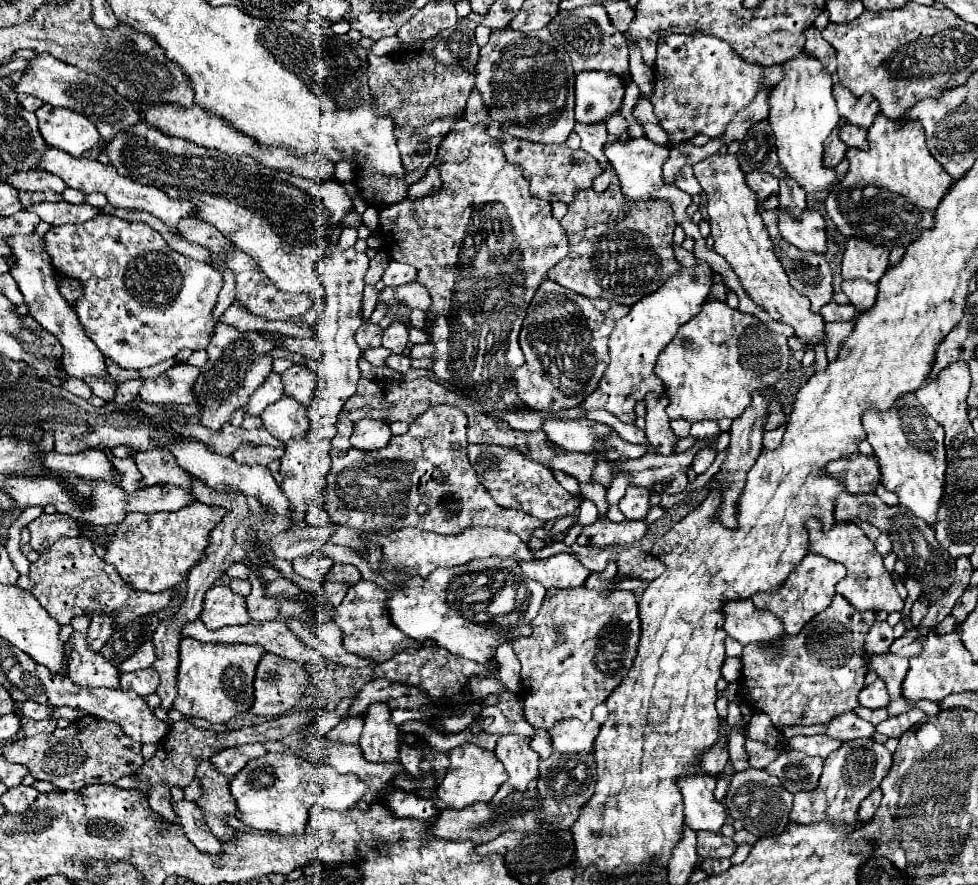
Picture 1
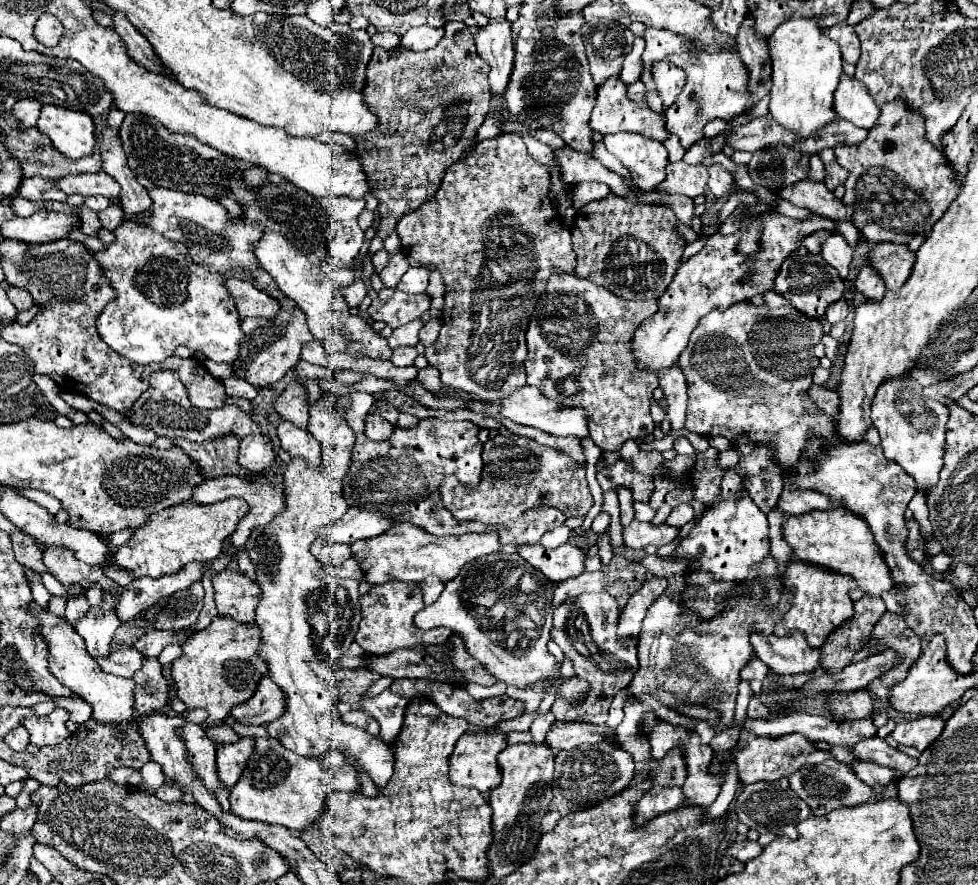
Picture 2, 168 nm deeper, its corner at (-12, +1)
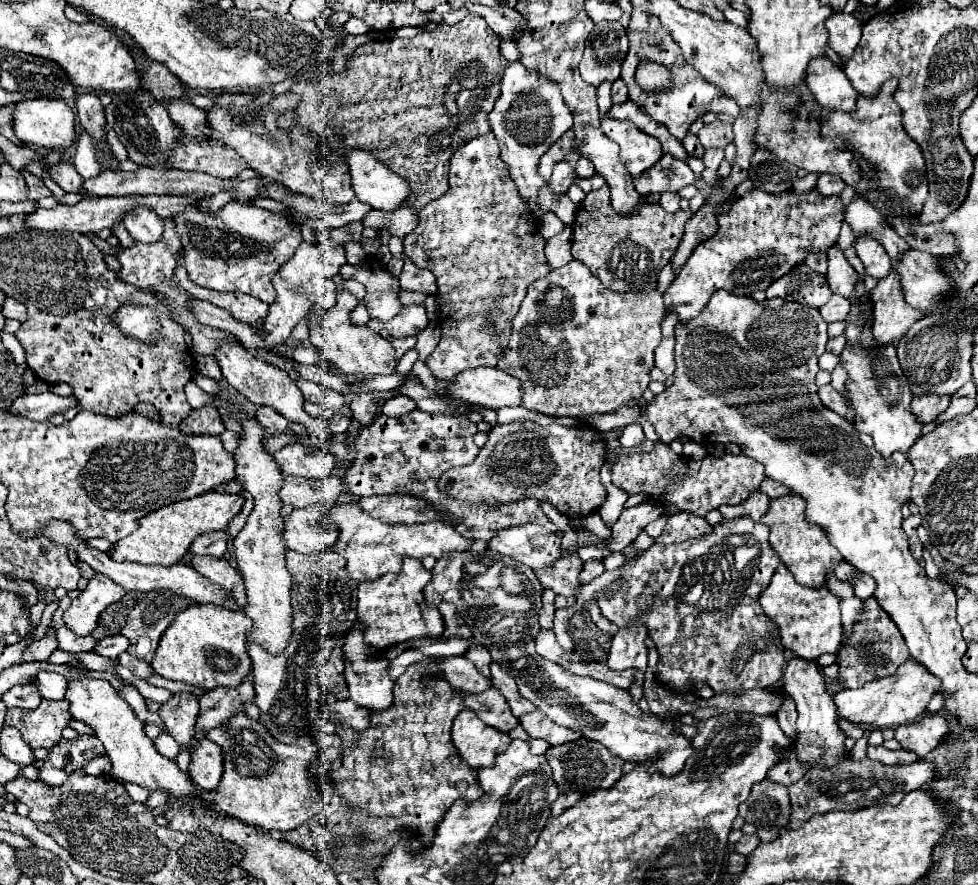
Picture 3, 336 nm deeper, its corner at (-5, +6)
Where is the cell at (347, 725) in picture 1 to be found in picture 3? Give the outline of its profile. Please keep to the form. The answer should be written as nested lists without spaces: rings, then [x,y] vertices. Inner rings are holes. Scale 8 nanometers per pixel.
[[[345,701],[345,703],[337,705],[337,719],[345,721],[347,725],[351,725],[357,731],[363,731],[371,723],[371,713],[365,707],[359,707],[351,701]]]

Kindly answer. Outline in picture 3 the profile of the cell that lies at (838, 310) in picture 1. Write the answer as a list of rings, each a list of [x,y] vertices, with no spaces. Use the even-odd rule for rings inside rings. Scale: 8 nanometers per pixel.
[[[833,295],[821,309],[819,309],[821,317],[827,321],[827,323],[833,323],[833,321],[845,321],[847,313],[849,313],[849,299],[845,297],[839,297],[839,295]]]

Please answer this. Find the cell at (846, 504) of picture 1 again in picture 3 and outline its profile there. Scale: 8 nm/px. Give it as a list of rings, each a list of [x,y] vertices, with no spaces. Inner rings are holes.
[[[765,479],[765,483],[761,485],[761,493],[769,495],[771,499],[777,499],[777,497],[781,497],[781,495],[791,495],[789,487],[779,485],[779,483],[775,483],[773,479]]]

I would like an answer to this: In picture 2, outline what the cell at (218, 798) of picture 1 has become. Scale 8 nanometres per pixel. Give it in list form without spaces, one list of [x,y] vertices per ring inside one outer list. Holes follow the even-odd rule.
[[[186,722],[182,728],[178,728],[178,736],[184,740],[186,756],[196,774],[204,780],[204,786],[210,792],[220,788],[222,782],[218,780],[216,772],[216,744],[206,736],[206,730],[198,724]]]

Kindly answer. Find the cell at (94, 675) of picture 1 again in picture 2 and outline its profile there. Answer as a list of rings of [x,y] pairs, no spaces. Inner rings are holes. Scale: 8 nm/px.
[[[110,590],[102,592],[102,604],[100,608],[90,608],[76,624],[74,630],[84,638],[86,650],[92,654],[92,658],[108,656],[110,654],[110,640],[120,626],[120,620],[114,612],[114,606],[118,604],[120,594]]]

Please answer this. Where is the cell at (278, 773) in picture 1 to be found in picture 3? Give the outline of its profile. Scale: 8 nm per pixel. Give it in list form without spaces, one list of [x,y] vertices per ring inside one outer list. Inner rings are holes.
[[[245,713],[231,717],[229,723],[219,729],[211,729],[207,733],[207,737],[211,741],[215,741],[217,745],[221,745],[223,759],[225,759],[225,771],[223,771],[221,783],[213,795],[213,805],[217,811],[221,811],[229,817],[241,819],[243,823],[259,825],[265,831],[271,831],[271,829],[291,831],[291,829],[297,829],[299,825],[303,825],[309,817],[321,813],[325,805],[329,805],[329,801],[333,797],[333,789],[327,785],[319,787],[319,783],[315,783],[315,779],[311,779],[313,775],[309,773],[311,765],[315,763],[315,759],[319,755],[319,745],[311,737],[301,737],[299,743],[295,743],[295,745],[283,745],[283,743],[275,741],[259,721],[251,721]]]

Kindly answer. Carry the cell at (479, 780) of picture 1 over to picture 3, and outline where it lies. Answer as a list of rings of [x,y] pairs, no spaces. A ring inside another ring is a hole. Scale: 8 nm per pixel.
[[[467,709],[455,717],[451,737],[461,761],[467,763],[473,771],[481,767],[493,767],[497,751],[503,751],[503,747],[511,743],[507,733],[495,731]]]

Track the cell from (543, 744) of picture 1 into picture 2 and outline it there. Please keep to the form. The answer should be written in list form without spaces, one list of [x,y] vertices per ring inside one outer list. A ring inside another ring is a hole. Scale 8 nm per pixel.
[[[546,712],[546,714],[540,714],[540,716],[530,724],[530,732],[532,732],[532,736],[534,736],[536,742],[544,742],[546,732],[548,732],[550,726],[552,726],[552,720],[554,720],[554,716],[552,716],[550,712]]]

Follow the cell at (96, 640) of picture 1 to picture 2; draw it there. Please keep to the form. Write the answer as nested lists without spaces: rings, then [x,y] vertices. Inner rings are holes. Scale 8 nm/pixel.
[[[186,564],[182,572],[168,574],[162,578],[134,578],[122,592],[122,600],[116,606],[116,614],[122,622],[128,622],[144,608],[154,606],[158,600],[168,598],[176,590],[190,588],[194,582],[200,582],[208,564]]]

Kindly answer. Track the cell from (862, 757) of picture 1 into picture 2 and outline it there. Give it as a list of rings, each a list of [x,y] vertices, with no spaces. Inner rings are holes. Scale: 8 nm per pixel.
[[[872,736],[872,738],[866,738],[866,740],[858,742],[854,746],[854,754],[860,760],[876,762],[876,764],[888,766],[888,768],[892,768],[896,772],[910,772],[912,768],[918,766],[916,758],[910,758],[910,756],[898,752],[896,748],[888,746],[888,742],[878,738],[878,736]]]

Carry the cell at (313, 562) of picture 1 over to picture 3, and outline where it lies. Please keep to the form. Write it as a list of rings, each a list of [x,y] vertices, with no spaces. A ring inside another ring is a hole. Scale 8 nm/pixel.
[[[313,505],[305,509],[295,509],[285,519],[283,539],[289,549],[299,553],[321,553],[333,547],[339,533],[335,527],[319,525],[319,515],[321,507]]]

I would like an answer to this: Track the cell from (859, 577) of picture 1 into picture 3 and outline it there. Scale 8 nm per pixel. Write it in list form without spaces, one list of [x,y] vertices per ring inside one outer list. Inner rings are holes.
[[[785,495],[771,501],[769,513],[761,519],[761,523],[769,525],[769,543],[777,551],[779,559],[789,567],[795,581],[807,587],[823,587],[827,585],[827,571],[837,569],[845,563],[843,555],[829,543],[829,537],[823,527],[809,523],[805,517],[805,501],[799,495]]]

